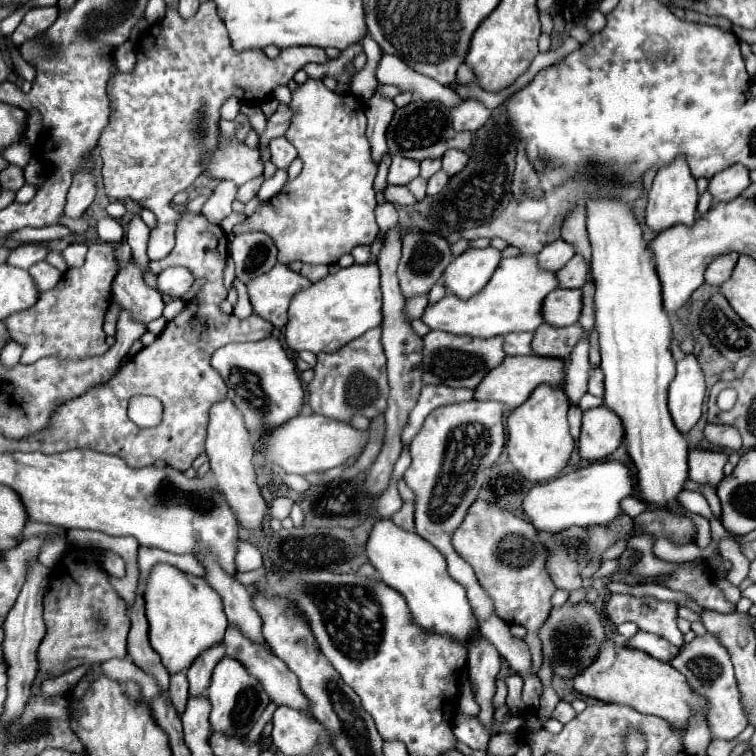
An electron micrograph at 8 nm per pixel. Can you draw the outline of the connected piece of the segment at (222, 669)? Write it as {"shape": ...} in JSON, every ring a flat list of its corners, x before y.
{"shape":[[229,656,221,658,221,662,215,666,211,684,207,688,207,698,211,702,211,728,225,736,239,738,245,738,249,734,249,730,269,704,269,696,265,696,261,684,257,684,257,680,253,680,253,676,249,676,249,672,245,672,245,668,241,668,241,664,237,664,237,660]]}

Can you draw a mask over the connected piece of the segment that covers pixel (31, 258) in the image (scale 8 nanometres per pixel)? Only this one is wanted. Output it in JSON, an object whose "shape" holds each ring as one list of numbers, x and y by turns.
{"shape":[[21,244,17,248,13,248,7,256,7,264,11,266,17,266,17,268,23,268,23,270,29,270,33,264,45,260,47,256,47,248,41,246,41,244]]}

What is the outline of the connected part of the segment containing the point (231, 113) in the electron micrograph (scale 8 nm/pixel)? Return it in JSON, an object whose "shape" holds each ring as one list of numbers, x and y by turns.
{"shape":[[229,98,223,106,221,106,221,118,223,120,235,120,235,116,239,114,241,102,237,98]]}

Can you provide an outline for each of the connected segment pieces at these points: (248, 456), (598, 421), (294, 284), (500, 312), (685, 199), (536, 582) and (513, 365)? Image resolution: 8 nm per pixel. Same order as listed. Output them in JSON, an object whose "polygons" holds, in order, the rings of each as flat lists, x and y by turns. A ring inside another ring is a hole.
{"polygons":[[[225,398,213,404,209,410,209,424,207,424,207,454,211,460,211,470,219,490,225,494,229,506,237,514,237,520,247,530,259,530,267,516,267,502,263,500,259,486,255,482,255,468,253,468,253,448,249,448,249,432,243,424,243,416,237,406]],[[605,404,583,412,579,437,581,458,585,460,607,458,621,446,623,434,625,430,621,418]],[[275,264,263,276,255,276,247,284,247,294,253,306,253,312,277,328,283,328,287,322,287,308,293,298,303,288,309,288,305,276,289,270,285,264]],[[519,254,513,258,503,258,493,272,487,286,469,300,459,300,453,294,447,294,435,306,427,306,423,322,431,330,445,330,469,336,503,336,509,332,535,332,545,320,541,314,543,300,549,292,557,290,557,276,549,270,539,268,537,256]],[[677,156,671,164,659,168,653,186,649,190,649,204,647,204,647,226,661,232,663,228,671,228,673,224,693,224,697,212,697,184,689,172,685,156]],[[477,500,469,508,461,526,455,530,453,548,465,562,471,564,479,584,493,598,497,614,509,624,521,624,527,628,523,640,527,642,533,658,533,674,537,674,543,662,541,644,537,644,537,628,549,616,555,584,545,572,547,556,533,524,517,518,513,512,497,504]],[[537,354,531,356,507,356,501,366,493,368,489,376,477,386,477,396,475,400,495,400,503,402,511,408,521,406,529,394,539,386,539,384,549,384,551,388,561,388,565,382,565,362,559,358,543,358]]]}

